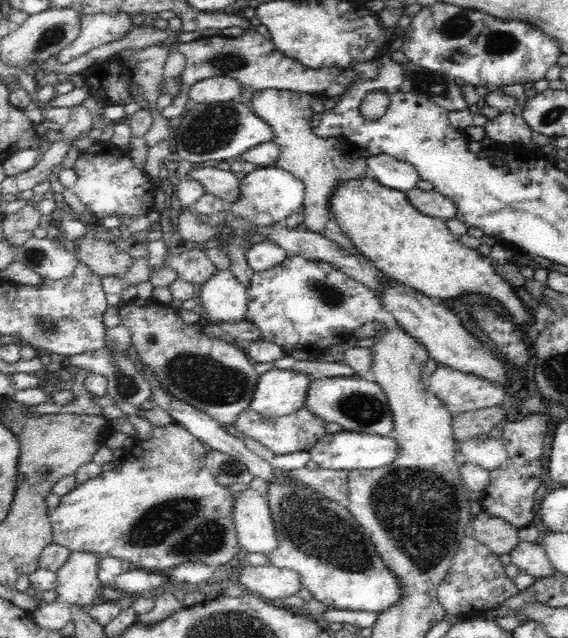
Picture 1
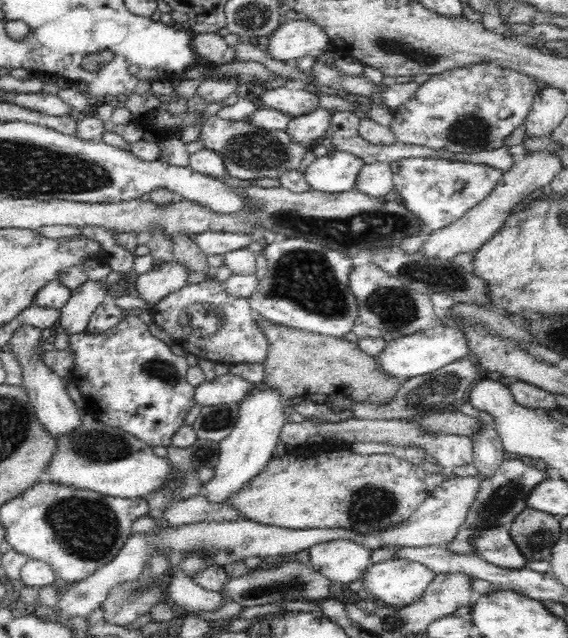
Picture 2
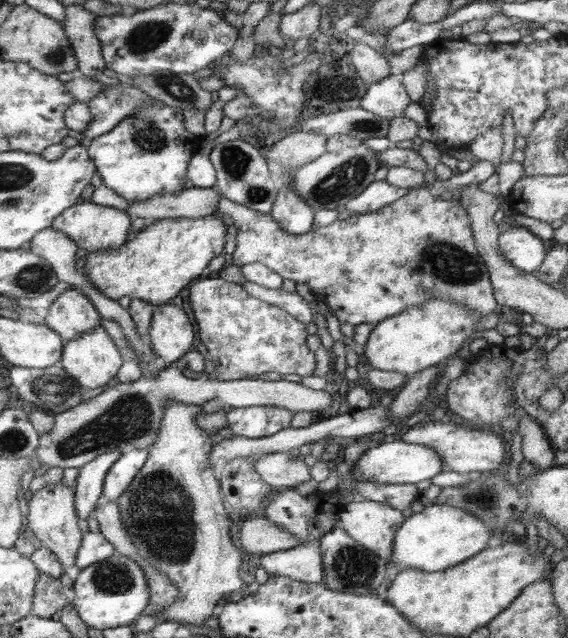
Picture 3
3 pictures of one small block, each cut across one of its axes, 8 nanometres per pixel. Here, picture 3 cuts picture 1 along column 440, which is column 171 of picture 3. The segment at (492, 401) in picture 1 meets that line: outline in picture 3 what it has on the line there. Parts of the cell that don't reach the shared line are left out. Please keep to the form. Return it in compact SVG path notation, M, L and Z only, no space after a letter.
M171 365L158 375L142 375L133 383L112 384L108 389L93 398L83 401L67 412L56 413L55 426L42 434L39 448L33 457L40 464L60 466L62 469L80 469L96 457L111 452L126 453L132 449L149 449L158 439L160 421L164 417L167 402L175 400L182 404L201 406L209 400L221 400L224 405L236 408L273 406L285 408L293 414L308 412L320 416L323 409L332 404L333 395L323 390L306 388L302 383L284 379L263 381L258 378L240 380L218 379L200 380L185 368Z

